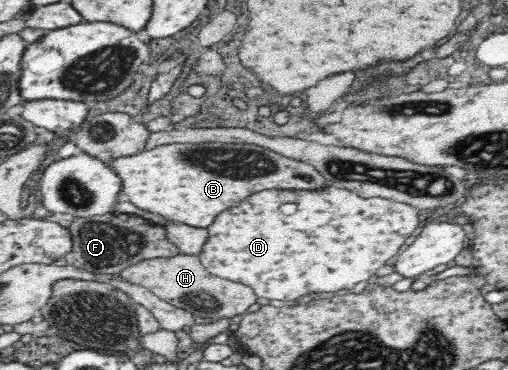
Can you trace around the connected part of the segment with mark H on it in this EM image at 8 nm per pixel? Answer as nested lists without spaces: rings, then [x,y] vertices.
[[[179,254],[171,258],[154,258],[134,264],[123,272],[120,278],[148,288],[165,302],[186,310],[189,314],[209,320],[223,320],[244,315],[259,299],[255,291],[239,284],[212,275],[200,261],[198,255]]]

